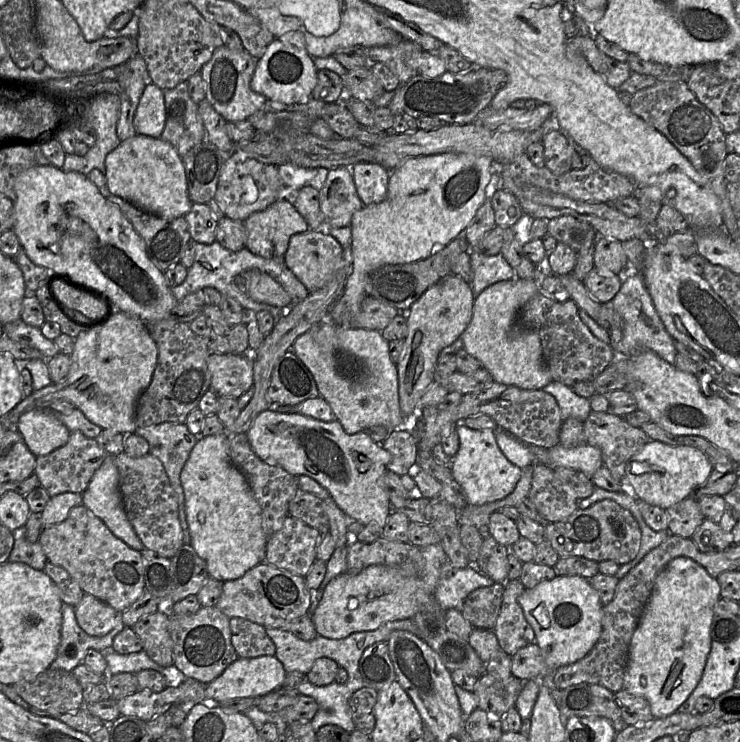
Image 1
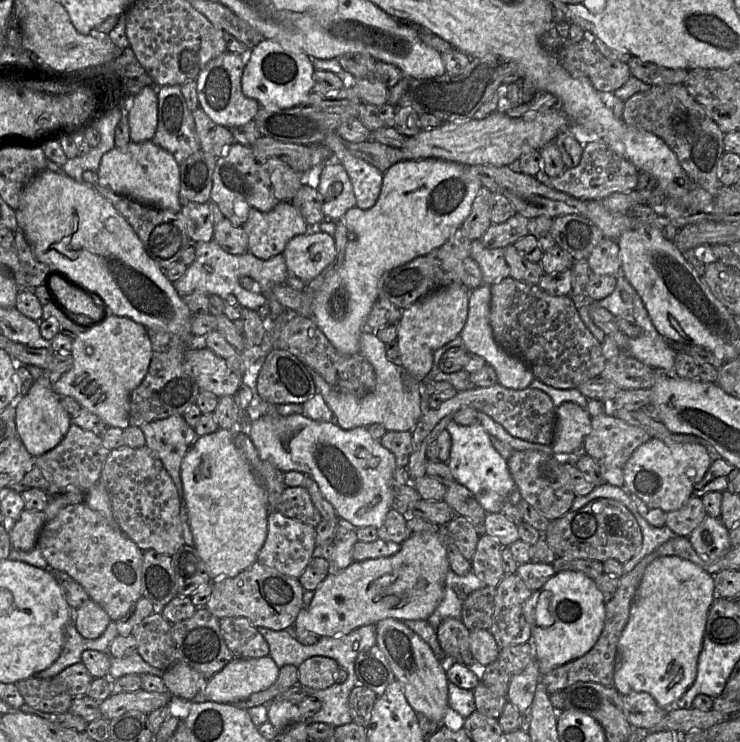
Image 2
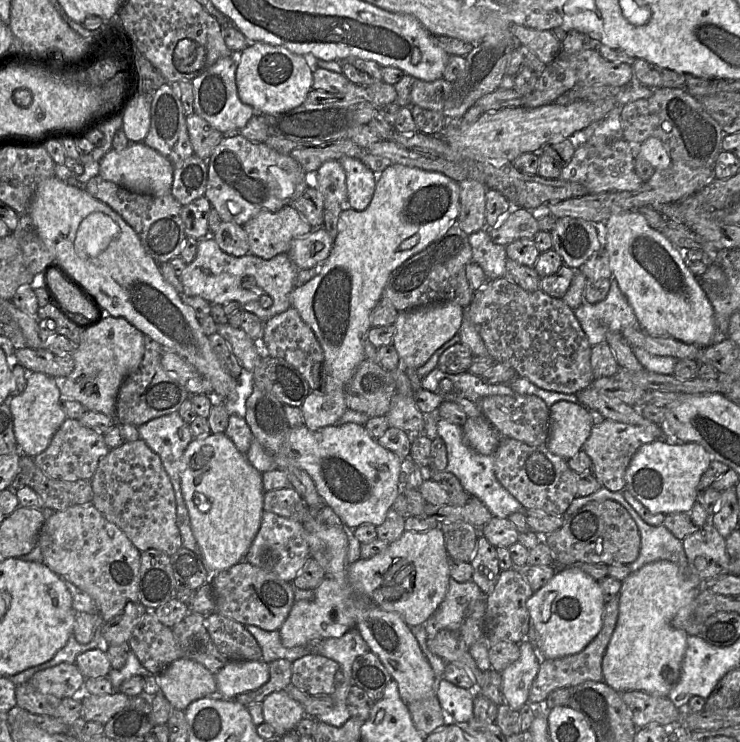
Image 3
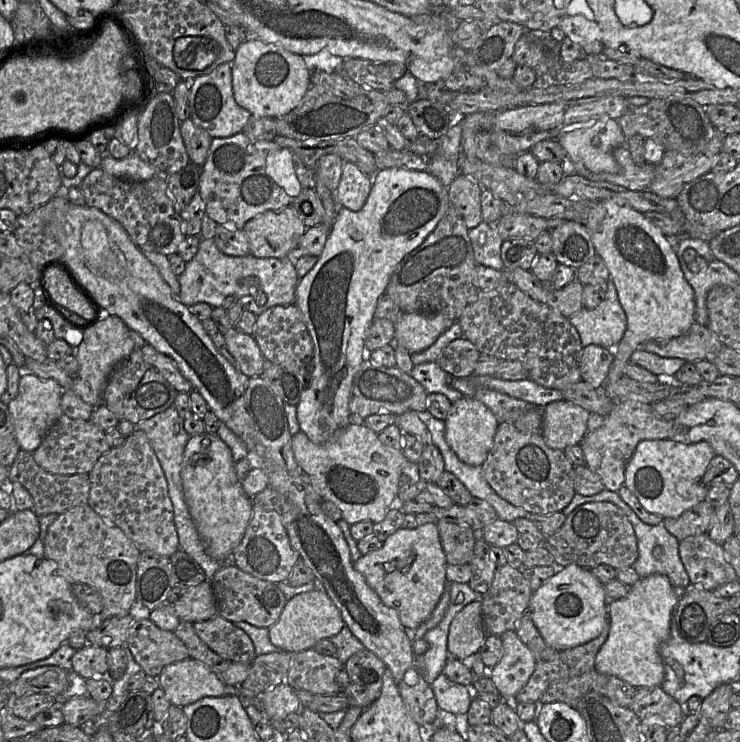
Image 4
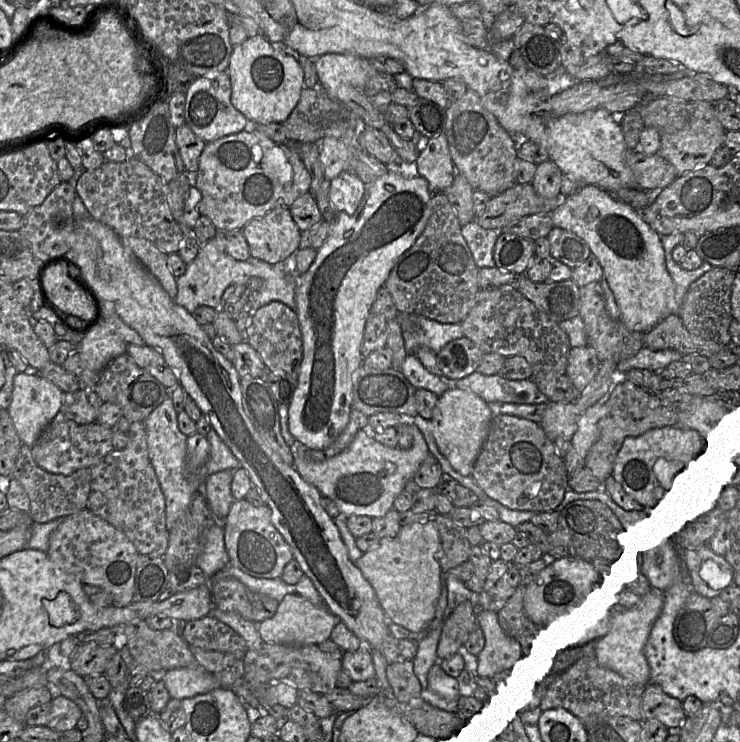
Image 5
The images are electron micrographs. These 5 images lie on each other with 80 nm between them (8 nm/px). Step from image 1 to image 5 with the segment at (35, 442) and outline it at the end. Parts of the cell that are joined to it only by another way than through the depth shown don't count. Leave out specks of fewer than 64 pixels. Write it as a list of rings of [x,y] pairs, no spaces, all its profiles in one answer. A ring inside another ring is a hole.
[[[31,368],[15,375],[12,400],[7,410],[22,444],[32,448],[42,431],[61,410],[63,394],[60,388]]]

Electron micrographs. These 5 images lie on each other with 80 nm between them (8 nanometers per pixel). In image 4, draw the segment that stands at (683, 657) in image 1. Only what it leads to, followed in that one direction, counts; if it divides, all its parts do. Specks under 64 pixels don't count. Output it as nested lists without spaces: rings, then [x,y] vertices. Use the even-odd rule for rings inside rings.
[[[652,574],[640,578],[630,586],[628,593],[607,606],[607,619],[610,624],[609,634],[595,658],[595,669],[602,673],[615,676],[632,686],[661,686],[664,679],[664,665],[660,654],[662,644],[670,635],[672,612],[680,599],[680,591],[675,589],[667,576]]]

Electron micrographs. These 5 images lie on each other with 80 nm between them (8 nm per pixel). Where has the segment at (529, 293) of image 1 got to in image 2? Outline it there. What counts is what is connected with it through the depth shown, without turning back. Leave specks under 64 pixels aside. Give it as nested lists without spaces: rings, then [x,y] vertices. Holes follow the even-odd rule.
[[[481,285],[469,293],[467,321],[460,333],[463,341],[462,346],[475,355],[482,357],[487,364],[491,365],[497,374],[498,383],[507,389],[524,390],[529,388],[535,379],[530,368],[521,359],[504,351],[495,341],[490,326],[490,301],[491,285]]]

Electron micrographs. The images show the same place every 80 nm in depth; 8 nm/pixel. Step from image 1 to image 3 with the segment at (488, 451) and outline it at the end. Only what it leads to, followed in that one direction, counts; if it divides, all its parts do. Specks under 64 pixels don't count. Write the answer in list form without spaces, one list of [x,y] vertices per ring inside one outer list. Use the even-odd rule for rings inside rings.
[[[438,419],[436,433],[445,442],[447,449],[448,463],[445,470],[459,479],[467,493],[479,498],[495,517],[507,518],[515,512],[524,513],[522,504],[497,480],[493,455],[482,455],[473,450],[464,440],[462,426]]]

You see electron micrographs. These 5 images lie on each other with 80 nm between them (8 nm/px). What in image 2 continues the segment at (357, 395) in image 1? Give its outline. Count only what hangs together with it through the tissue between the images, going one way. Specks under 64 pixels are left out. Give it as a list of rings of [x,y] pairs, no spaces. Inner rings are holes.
[[[365,330],[359,340],[359,353],[373,366],[376,376],[374,389],[363,397],[341,392],[330,386],[315,370],[309,373],[319,392],[334,414],[334,422],[343,430],[381,424],[387,431],[412,431],[423,416],[421,410],[422,384],[410,377],[399,363],[392,363],[386,356],[386,345],[375,335]]]

